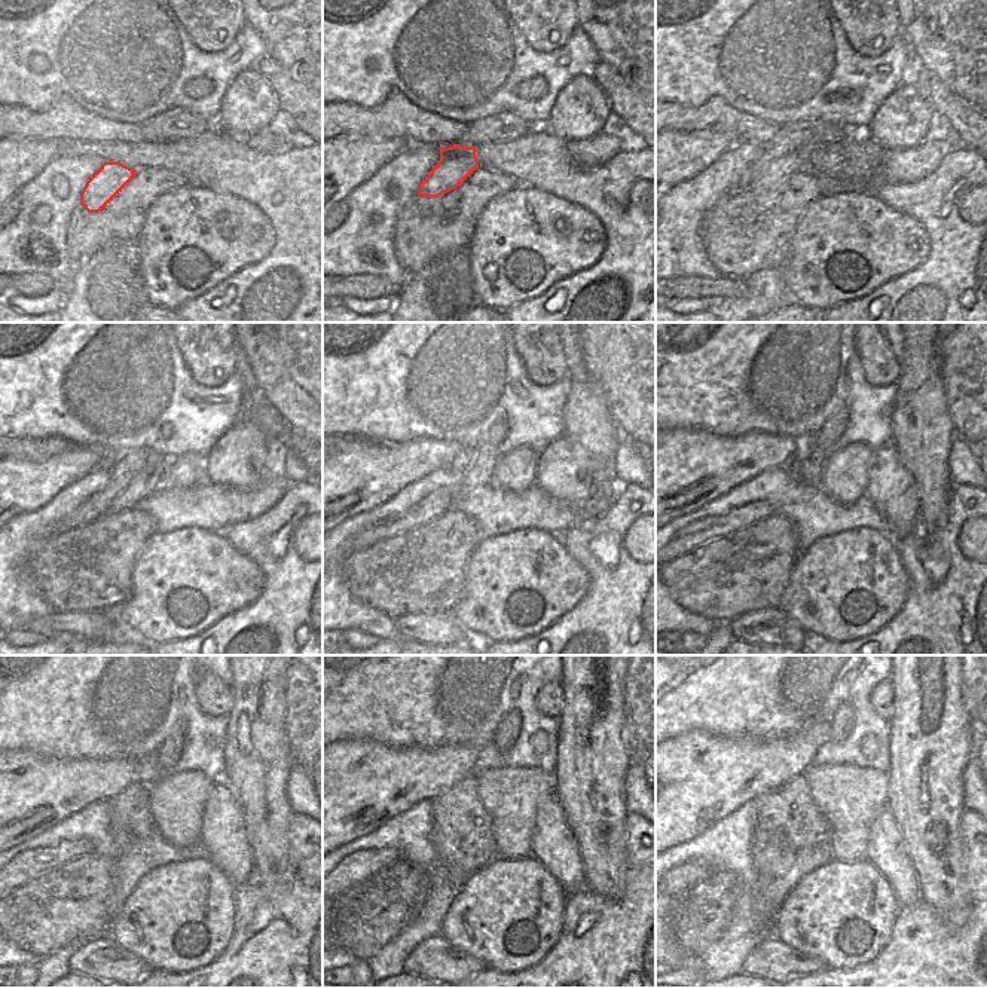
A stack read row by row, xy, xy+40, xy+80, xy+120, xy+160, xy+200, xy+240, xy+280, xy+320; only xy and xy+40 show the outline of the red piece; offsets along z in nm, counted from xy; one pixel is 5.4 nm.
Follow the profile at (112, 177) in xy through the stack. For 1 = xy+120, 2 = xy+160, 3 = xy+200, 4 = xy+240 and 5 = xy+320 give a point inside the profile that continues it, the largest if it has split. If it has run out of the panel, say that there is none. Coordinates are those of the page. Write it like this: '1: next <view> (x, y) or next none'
1: next xy+120 (153, 476)
2: next xy+160 (480, 470)
3: next xy+200 (809, 464)
4: next xy+240 (170, 751)
5: next xy+320 (842, 724)

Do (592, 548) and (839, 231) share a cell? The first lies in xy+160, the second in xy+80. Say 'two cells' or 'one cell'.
two cells

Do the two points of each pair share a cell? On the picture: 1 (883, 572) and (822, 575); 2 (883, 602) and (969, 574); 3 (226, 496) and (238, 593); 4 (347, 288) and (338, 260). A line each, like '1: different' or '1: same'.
1: same
2: different
3: different
4: different

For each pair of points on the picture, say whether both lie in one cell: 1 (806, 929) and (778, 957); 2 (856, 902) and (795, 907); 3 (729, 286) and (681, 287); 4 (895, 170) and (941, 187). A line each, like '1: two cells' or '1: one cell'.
1: two cells
2: one cell
3: one cell
4: two cells

